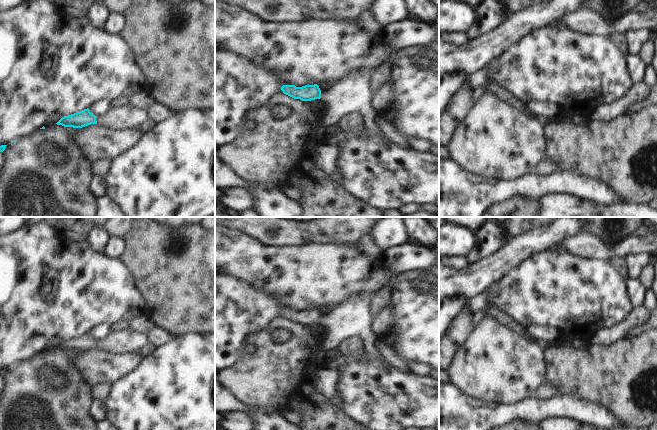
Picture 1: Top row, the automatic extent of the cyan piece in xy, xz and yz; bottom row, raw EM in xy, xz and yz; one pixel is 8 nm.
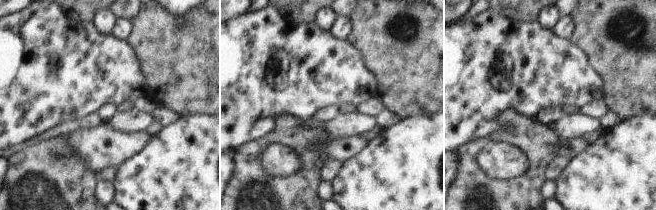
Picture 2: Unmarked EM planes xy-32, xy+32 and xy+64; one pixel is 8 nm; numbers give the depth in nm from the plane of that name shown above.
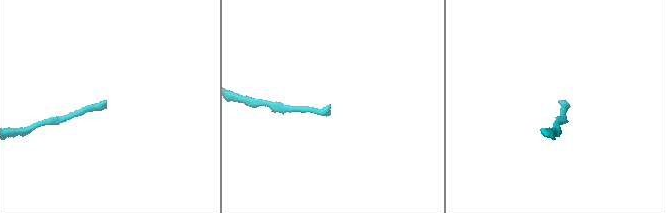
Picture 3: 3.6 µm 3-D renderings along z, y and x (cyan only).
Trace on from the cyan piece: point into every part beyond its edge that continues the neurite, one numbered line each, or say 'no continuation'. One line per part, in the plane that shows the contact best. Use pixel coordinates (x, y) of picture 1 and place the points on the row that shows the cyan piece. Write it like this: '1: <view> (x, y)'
1: xy (122, 118)

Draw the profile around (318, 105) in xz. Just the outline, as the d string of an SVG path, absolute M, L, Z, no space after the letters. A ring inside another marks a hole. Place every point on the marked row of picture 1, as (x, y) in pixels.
M320 98L320 99L315 99L315 100L311 100L309 101L312 108L320 113L321 115L323 115L326 112L326 104L324 103L324 101Z

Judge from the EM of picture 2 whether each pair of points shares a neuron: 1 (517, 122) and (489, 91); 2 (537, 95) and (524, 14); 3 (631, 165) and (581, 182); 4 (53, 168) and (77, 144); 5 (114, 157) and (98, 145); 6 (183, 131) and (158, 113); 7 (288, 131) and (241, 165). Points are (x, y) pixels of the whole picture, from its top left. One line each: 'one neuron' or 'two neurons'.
1: two neurons
2: two neurons
3: one neuron
4: two neurons
5: one neuron
6: two neurons
7: one neuron

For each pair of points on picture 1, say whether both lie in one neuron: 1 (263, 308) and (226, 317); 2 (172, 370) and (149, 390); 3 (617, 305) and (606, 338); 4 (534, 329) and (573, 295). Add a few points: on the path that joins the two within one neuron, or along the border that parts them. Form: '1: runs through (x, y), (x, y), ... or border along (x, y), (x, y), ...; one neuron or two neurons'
1: runs through (254, 309), (243, 313), (235, 313); one neuron
2: runs through (166, 376), (155, 387); one neuron
3: border along (629, 313), (615, 325), (602, 327), (594, 332); two neurons
4: border along (525, 326), (532, 324), (552, 325), (561, 333); two neurons

